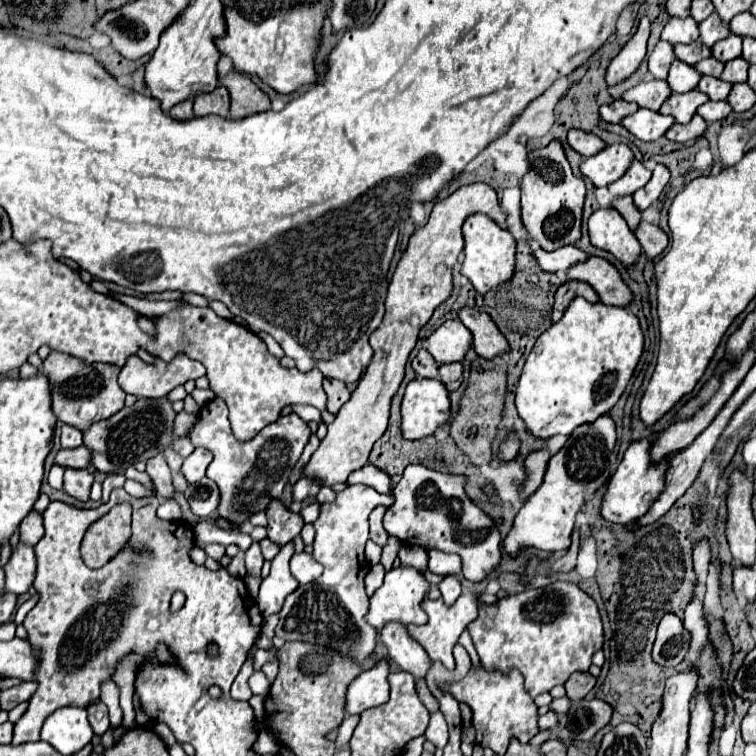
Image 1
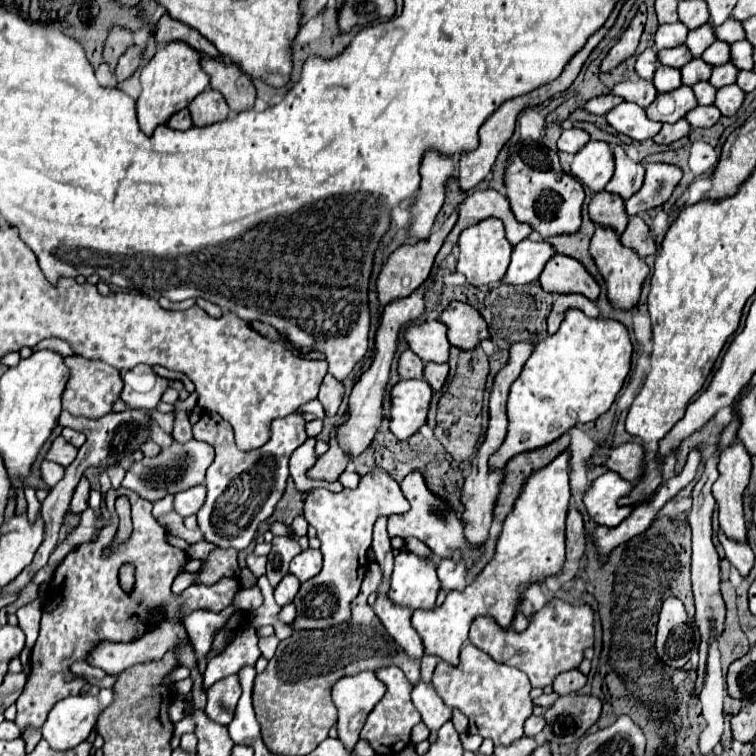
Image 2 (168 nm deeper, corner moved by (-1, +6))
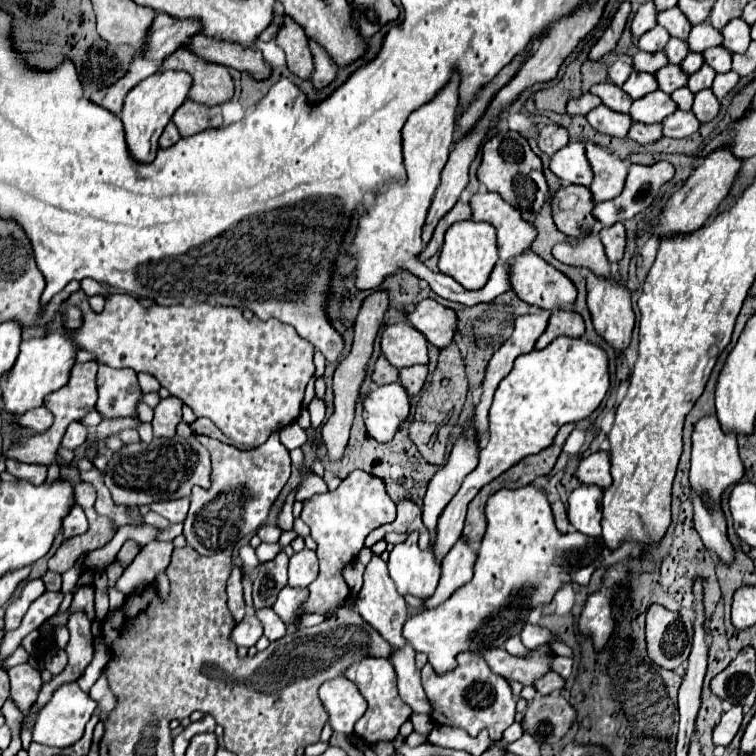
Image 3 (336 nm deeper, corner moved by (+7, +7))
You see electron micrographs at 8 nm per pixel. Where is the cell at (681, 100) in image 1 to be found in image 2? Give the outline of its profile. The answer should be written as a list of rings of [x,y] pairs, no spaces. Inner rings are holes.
[[[681,85],[675,91],[657,95],[657,101],[647,107],[647,117],[661,123],[675,123],[683,119],[693,107],[697,107],[697,97],[689,85]]]

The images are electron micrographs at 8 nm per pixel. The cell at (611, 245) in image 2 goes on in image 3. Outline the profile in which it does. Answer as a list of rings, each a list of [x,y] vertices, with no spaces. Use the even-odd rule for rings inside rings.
[[[587,274],[587,306],[591,312],[591,320],[595,332],[613,346],[613,350],[623,352],[631,342],[631,332],[635,324],[635,314],[631,308],[631,290],[623,288],[615,278],[613,280],[597,280],[595,276]]]

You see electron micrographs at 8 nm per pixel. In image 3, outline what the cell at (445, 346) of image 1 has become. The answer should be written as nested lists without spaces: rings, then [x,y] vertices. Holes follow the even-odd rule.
[[[407,322],[389,324],[381,334],[381,352],[395,368],[427,364],[427,340]]]

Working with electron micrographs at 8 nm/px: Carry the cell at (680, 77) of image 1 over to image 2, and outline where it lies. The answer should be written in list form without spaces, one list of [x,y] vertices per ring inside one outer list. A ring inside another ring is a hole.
[[[659,65],[657,71],[655,71],[655,77],[653,77],[653,83],[657,85],[659,93],[673,91],[673,89],[683,85],[681,83],[681,71],[679,69],[671,69],[667,65]]]

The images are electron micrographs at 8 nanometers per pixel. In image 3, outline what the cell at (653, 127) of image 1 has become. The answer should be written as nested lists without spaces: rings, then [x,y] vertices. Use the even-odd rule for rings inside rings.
[[[603,104],[593,108],[585,118],[597,132],[609,134],[615,138],[625,138],[629,124],[633,122],[633,120],[629,120],[629,114],[619,114],[619,112],[607,110]]]

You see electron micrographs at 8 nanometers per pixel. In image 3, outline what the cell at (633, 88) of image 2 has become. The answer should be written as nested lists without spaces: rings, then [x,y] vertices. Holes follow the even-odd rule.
[[[609,82],[595,84],[595,86],[591,86],[589,92],[595,94],[595,96],[599,96],[601,102],[607,108],[611,108],[613,112],[619,112],[619,114],[627,114],[629,112],[629,104],[633,102],[633,100],[629,100],[629,96],[625,96],[625,92],[619,86],[609,84]]]

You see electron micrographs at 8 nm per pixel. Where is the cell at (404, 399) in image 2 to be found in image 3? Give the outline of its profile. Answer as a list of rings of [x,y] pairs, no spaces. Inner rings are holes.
[[[401,384],[371,386],[363,398],[365,428],[377,442],[389,442],[409,414],[409,394]]]

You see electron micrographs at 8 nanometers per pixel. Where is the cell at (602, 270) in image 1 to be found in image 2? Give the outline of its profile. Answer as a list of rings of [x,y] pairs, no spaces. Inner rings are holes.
[[[569,255],[553,257],[553,261],[545,265],[539,281],[549,293],[583,293],[591,301],[597,301],[601,293],[599,283],[585,265]]]

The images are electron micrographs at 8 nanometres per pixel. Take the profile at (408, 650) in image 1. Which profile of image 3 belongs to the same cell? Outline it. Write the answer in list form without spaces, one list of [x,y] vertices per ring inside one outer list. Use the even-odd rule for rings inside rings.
[[[373,556],[371,562],[365,568],[365,584],[355,600],[355,610],[361,614],[361,618],[371,624],[391,646],[395,644],[405,644],[405,638],[401,636],[401,628],[407,620],[407,604],[403,600],[403,596],[397,592],[389,572],[387,572],[387,564],[379,558]]]

